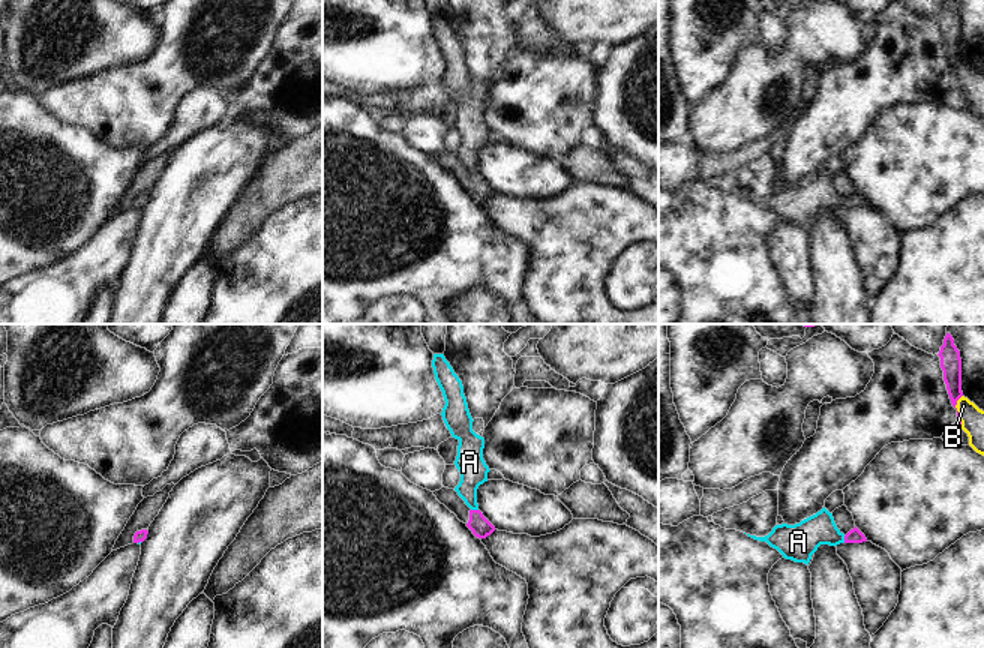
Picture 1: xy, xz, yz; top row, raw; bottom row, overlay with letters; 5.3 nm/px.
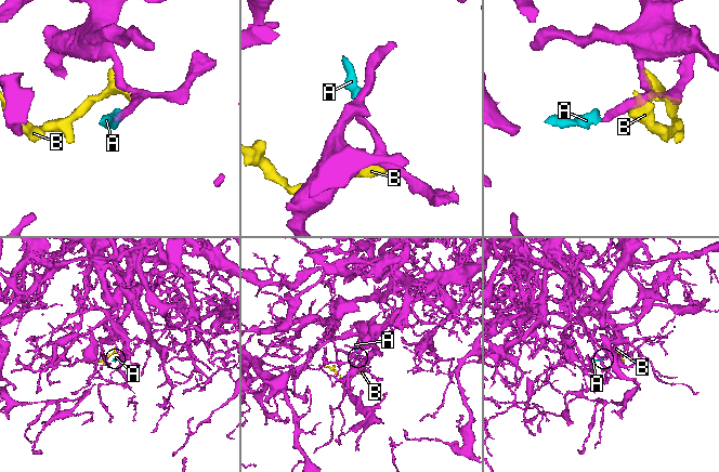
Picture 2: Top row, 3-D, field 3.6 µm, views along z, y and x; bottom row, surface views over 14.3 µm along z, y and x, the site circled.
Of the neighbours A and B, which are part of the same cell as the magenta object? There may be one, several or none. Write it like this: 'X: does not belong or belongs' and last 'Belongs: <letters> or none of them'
A: belongs
B: does not belong
Belongs: A

